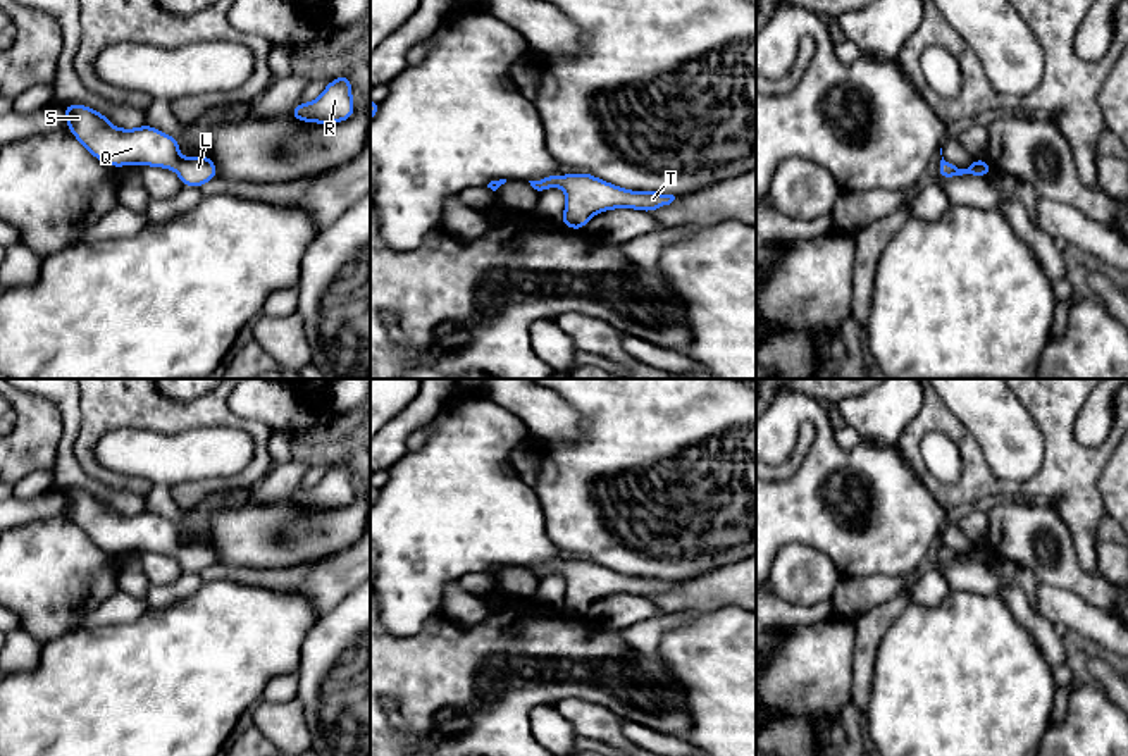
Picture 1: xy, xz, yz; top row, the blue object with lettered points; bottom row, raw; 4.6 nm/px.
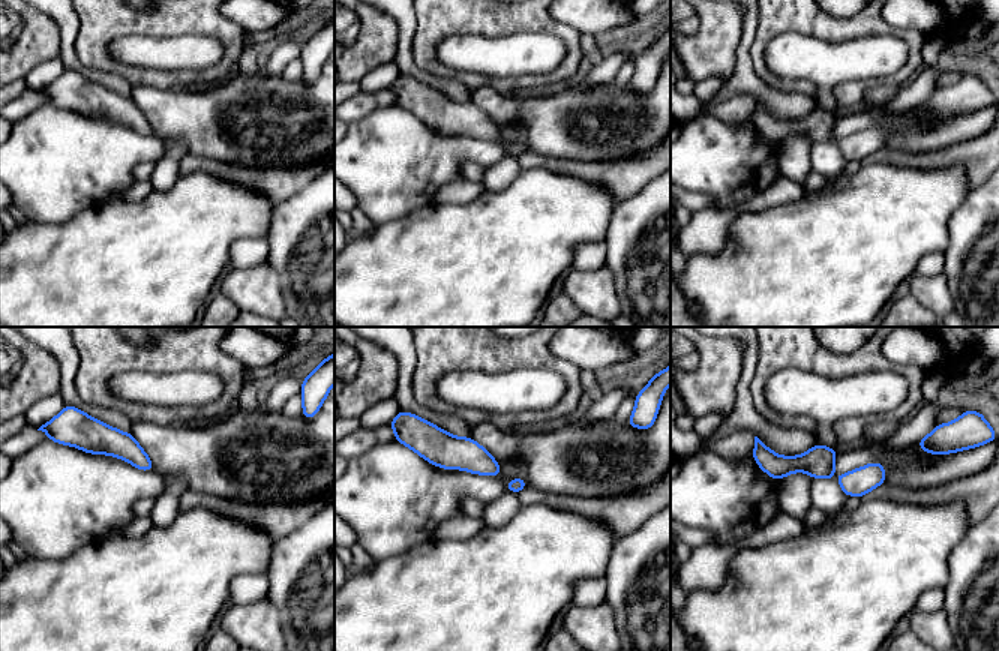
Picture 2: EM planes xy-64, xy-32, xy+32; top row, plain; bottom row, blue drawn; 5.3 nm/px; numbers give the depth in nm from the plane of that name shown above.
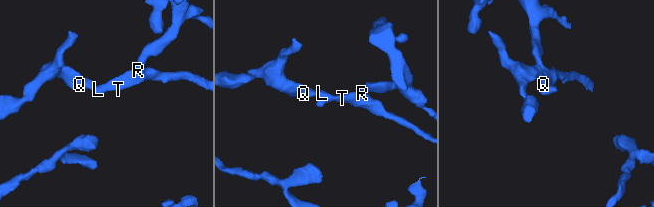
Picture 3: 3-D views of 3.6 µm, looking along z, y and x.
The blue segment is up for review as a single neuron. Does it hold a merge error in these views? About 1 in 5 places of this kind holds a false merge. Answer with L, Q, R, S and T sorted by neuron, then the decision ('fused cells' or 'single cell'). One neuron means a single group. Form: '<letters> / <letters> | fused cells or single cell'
L Q R S T | single cell

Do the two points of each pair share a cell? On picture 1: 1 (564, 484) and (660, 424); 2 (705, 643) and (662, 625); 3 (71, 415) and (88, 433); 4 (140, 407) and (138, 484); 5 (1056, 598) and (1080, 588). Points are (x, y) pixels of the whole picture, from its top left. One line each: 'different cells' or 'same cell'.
1: same cell
2: different cells
3: different cells
4: same cell
5: different cells

